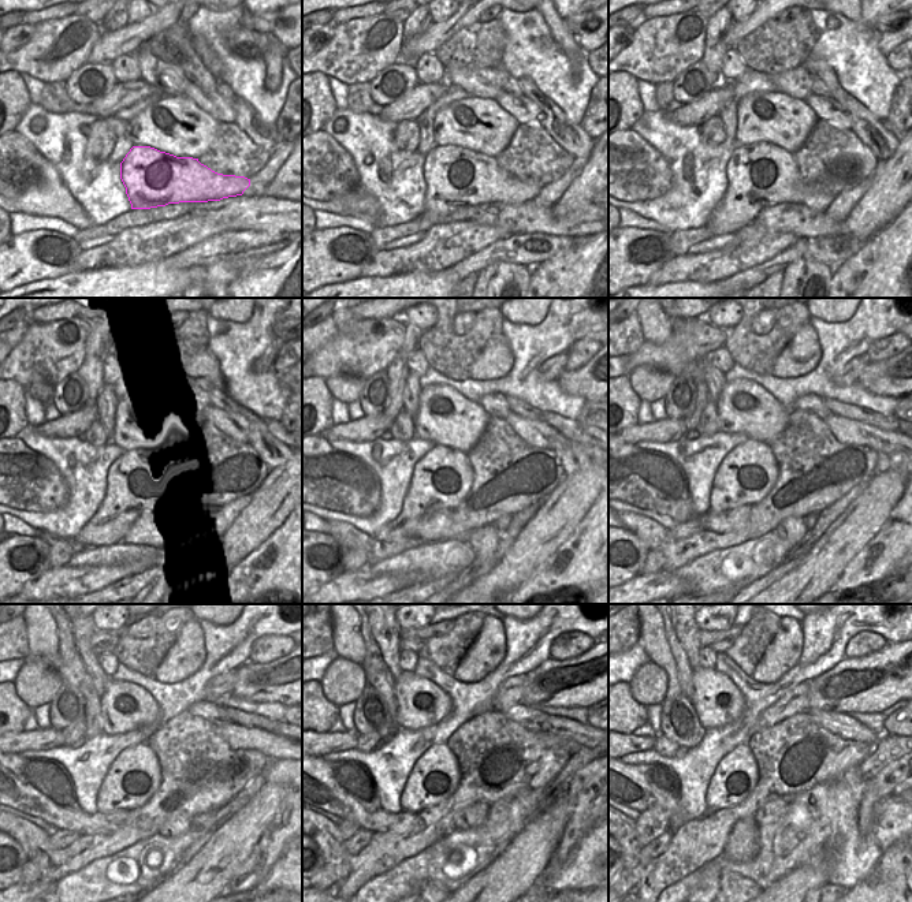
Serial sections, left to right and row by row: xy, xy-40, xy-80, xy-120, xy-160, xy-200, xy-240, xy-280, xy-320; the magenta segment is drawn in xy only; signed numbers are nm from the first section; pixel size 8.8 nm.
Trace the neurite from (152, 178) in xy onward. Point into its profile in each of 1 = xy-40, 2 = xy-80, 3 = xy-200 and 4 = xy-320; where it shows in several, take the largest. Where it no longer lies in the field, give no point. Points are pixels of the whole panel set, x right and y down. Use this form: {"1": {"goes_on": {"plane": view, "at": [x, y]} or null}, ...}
{"1": {"goes_on": {"plane": "xy-40", "at": [456, 176]}}, "2": {"goes_on": {"plane": "xy-80", "at": [759, 175]}}, "3": {"goes_on": {"plane": "xy-200", "at": [747, 474]}}, "4": {"goes_on": {"plane": "xy-320", "at": [737, 774]}}}

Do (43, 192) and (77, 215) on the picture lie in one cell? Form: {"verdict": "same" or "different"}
{"verdict": "same"}

